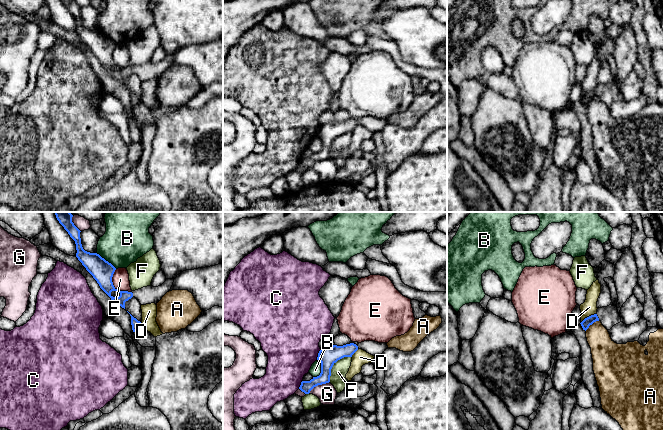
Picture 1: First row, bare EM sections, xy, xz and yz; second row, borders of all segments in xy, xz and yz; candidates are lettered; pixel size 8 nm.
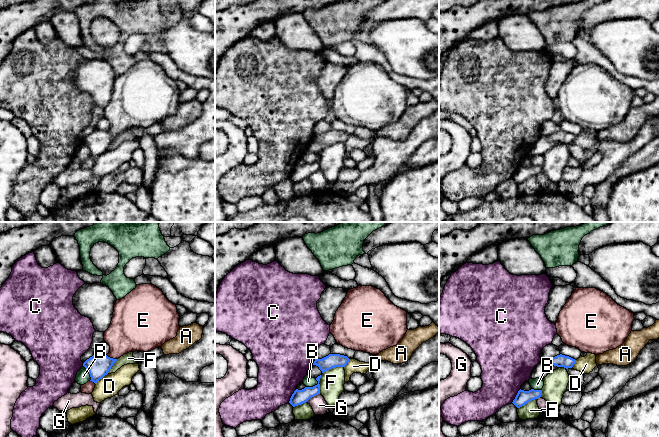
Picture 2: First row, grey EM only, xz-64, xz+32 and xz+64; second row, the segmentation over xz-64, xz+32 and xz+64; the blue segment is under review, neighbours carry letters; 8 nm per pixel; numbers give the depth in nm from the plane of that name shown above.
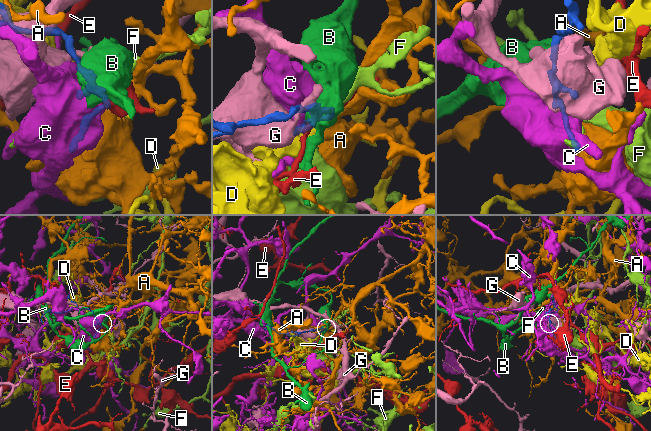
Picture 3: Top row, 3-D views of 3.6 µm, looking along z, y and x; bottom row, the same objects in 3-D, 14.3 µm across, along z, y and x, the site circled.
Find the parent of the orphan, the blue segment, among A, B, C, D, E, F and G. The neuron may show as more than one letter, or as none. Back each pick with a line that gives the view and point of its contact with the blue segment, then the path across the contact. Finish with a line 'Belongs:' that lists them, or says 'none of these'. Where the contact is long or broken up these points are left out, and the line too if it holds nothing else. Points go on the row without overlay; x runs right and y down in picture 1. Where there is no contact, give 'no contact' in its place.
Belongs: none of these

